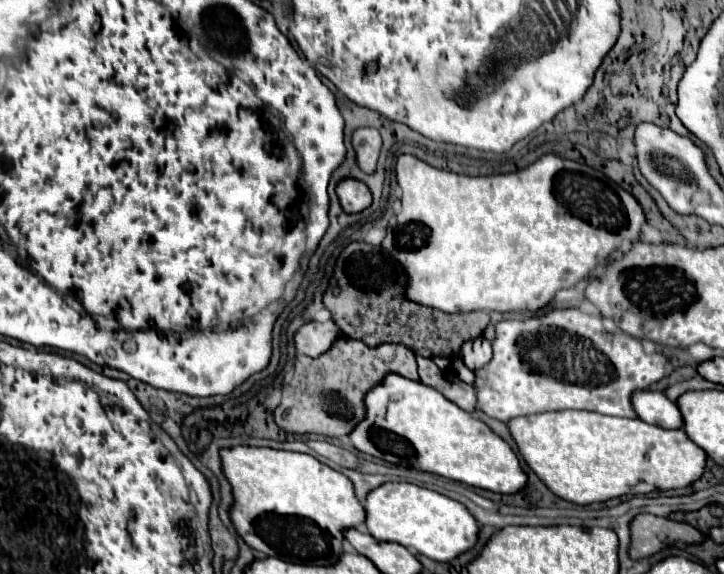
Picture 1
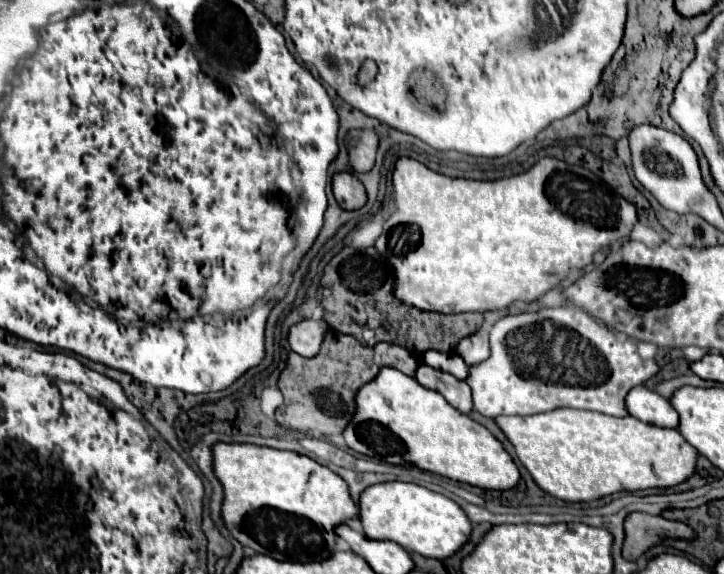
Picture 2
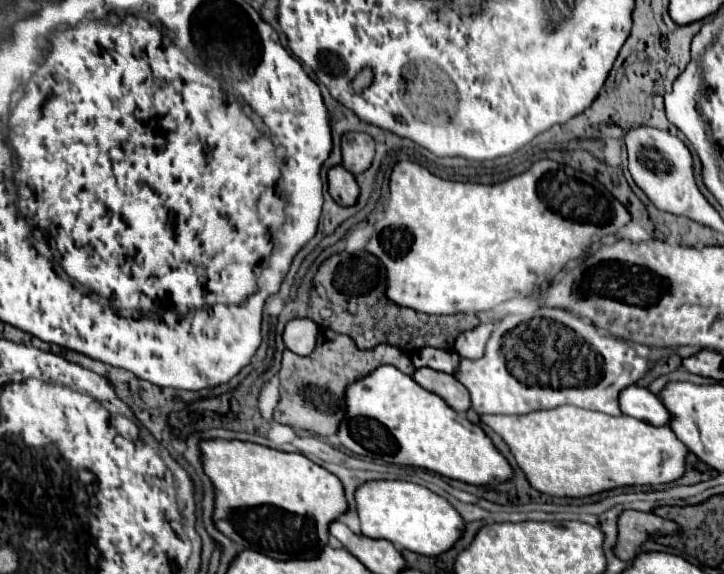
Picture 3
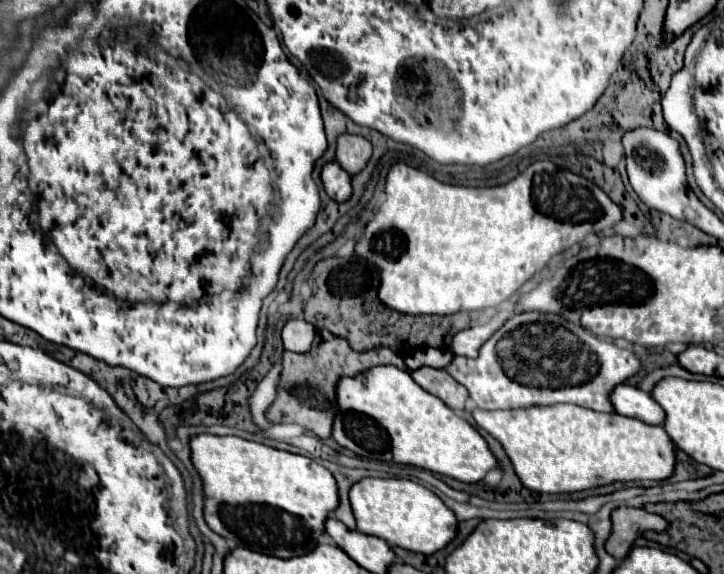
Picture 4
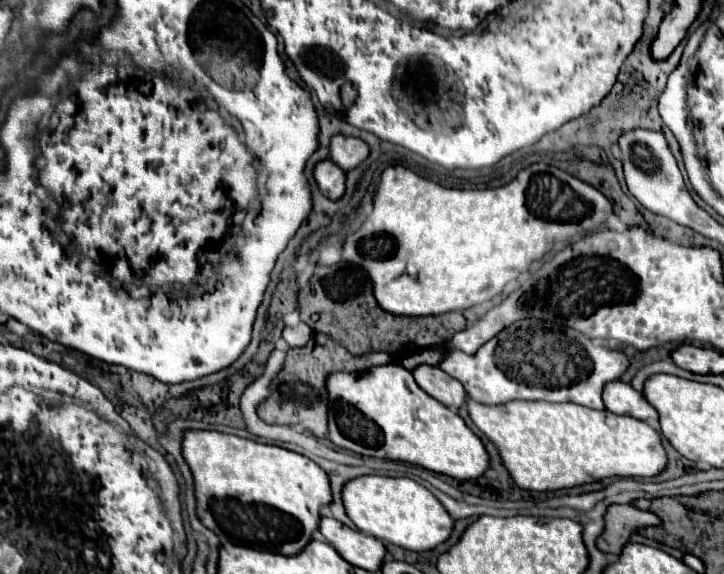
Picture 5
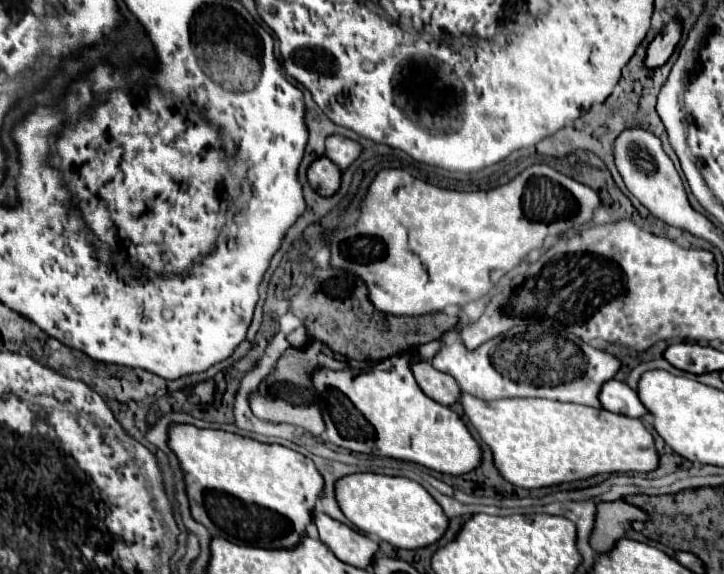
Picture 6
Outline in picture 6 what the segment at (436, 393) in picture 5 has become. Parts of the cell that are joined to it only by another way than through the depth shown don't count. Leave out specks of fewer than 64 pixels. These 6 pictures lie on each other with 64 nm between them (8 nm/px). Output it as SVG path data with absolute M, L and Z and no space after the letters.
M428 362L414 364L414 378L426 396L444 406L450 406L460 398L460 388L456 380L444 372L438 372Z

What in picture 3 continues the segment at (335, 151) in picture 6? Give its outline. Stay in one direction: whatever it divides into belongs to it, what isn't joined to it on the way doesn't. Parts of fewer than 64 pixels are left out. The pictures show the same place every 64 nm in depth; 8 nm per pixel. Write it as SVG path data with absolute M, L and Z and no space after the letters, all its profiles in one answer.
M348 132L342 136L342 166L356 174L362 174L374 158L374 140L362 132Z

